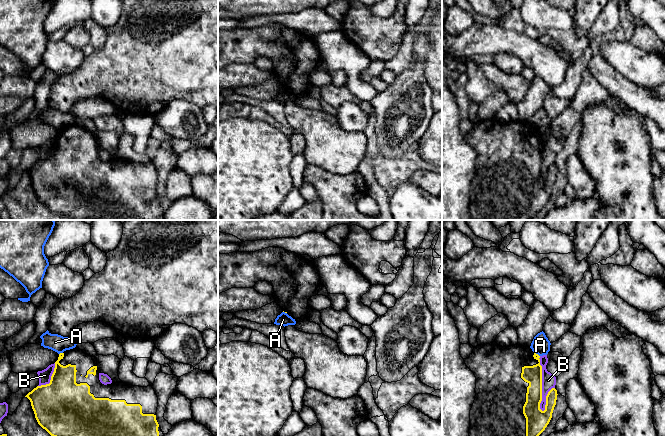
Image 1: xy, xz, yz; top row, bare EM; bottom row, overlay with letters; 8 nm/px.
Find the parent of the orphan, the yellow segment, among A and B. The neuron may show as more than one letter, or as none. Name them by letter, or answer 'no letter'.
no letter

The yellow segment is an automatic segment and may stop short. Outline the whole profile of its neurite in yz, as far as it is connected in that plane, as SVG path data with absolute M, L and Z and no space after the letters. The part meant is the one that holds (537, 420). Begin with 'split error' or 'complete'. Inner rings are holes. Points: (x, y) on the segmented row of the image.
split error; M496 342L478 345L474 347L470 356L464 359L466 366L474 373L476 377L476 396L472 408L470 410L470 429L469 436L539 436L549 424L554 407L557 400L557 390L552 388L546 396L545 410L540 409L540 403L542 401L542 366L540 365L540 356L532 351L530 347L524 347L521 345L514 345L510 347L502 347Z

